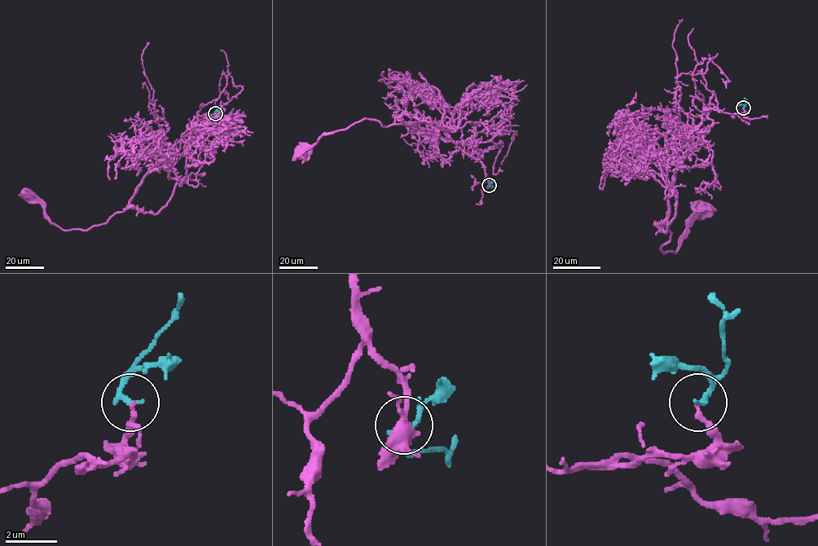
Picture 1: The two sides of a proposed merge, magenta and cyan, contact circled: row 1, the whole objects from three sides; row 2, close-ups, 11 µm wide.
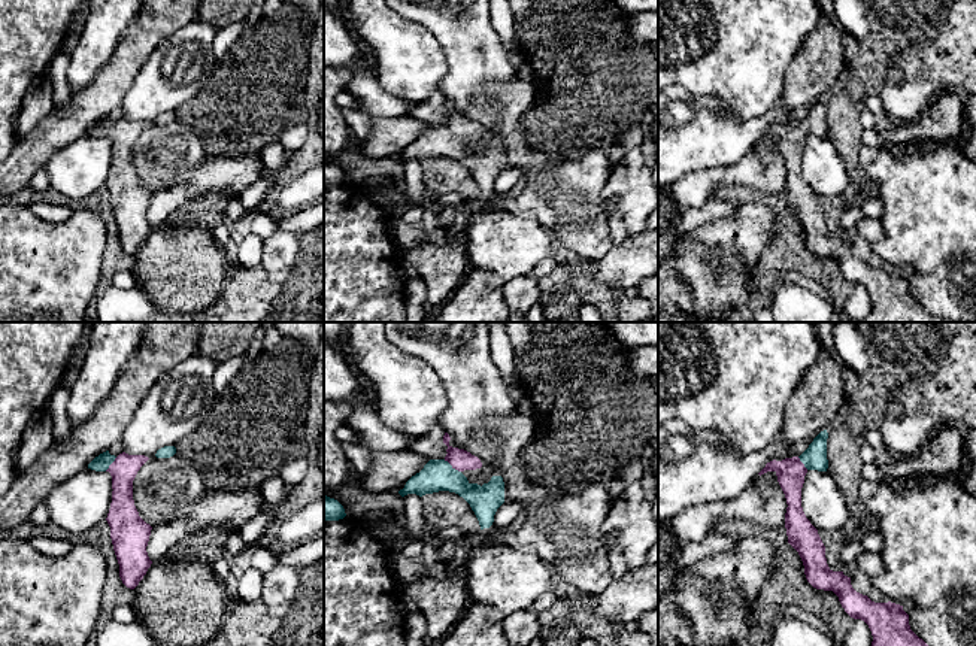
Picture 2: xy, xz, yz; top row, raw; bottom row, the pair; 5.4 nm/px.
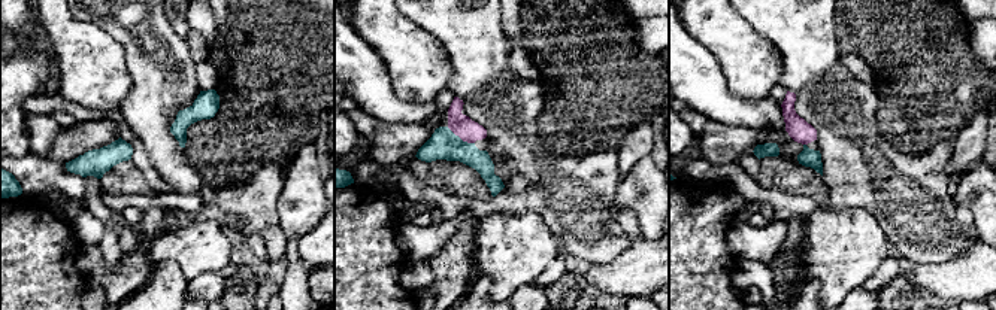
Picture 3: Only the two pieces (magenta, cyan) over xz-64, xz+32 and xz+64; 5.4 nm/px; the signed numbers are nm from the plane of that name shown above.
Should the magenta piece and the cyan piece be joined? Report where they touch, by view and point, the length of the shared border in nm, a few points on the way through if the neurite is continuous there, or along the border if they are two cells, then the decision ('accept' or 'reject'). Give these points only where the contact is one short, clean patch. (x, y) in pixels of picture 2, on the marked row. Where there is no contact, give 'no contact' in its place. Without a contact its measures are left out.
contact xz (452, 466); length 120 nm; way xz (460, 460), (452, 466), (443, 475), (438, 475); accept

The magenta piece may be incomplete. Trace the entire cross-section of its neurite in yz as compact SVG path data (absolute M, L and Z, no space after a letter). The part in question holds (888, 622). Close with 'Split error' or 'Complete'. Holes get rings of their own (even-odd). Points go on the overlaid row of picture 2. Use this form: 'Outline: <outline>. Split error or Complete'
Outline: M827 430L821 431L800 455L782 461L770 461L758 473L775 471L786 498L785 528L788 543L798 552L807 582L824 591L833 591L854 618L864 621L873 636L872 646L928 646L909 625L909 615L895 603L875 603L857 592L851 577L833 571L825 558L825 546L818 530L806 518L801 507L801 488L809 470L827 471Z. Split error

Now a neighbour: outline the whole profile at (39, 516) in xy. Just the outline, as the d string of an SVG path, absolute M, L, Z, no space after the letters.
M40 503L37 504L28 518L28 527L43 527L51 522L49 510L48 507Z

